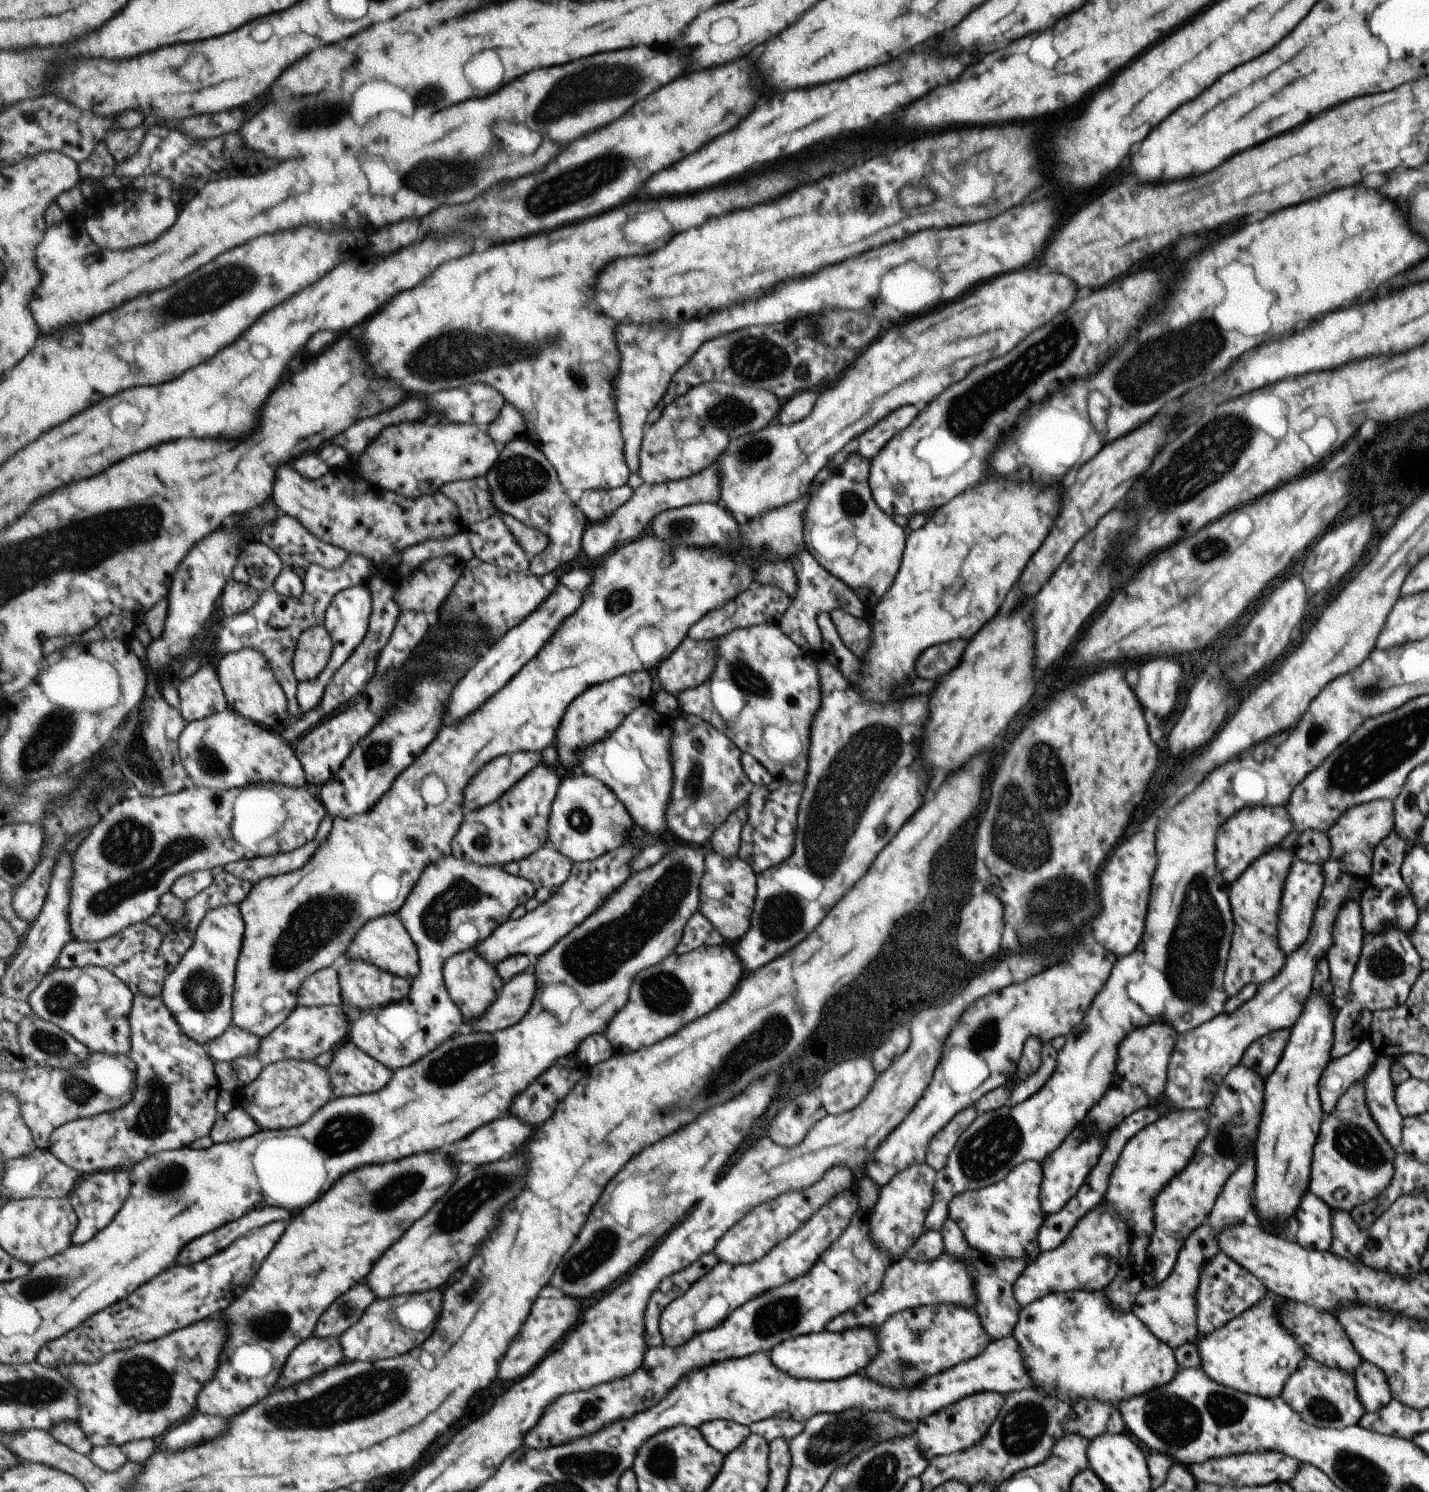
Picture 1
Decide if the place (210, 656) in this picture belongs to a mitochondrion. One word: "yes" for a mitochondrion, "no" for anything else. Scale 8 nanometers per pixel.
no

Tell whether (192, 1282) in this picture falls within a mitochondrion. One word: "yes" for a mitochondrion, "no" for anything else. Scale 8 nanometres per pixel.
no

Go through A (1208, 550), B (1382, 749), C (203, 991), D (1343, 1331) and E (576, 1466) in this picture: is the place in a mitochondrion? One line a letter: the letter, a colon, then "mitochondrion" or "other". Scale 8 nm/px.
A: mitochondrion
B: mitochondrion
C: mitochondrion
D: other
E: mitochondrion

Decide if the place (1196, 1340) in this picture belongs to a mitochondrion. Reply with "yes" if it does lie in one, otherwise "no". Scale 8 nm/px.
no

